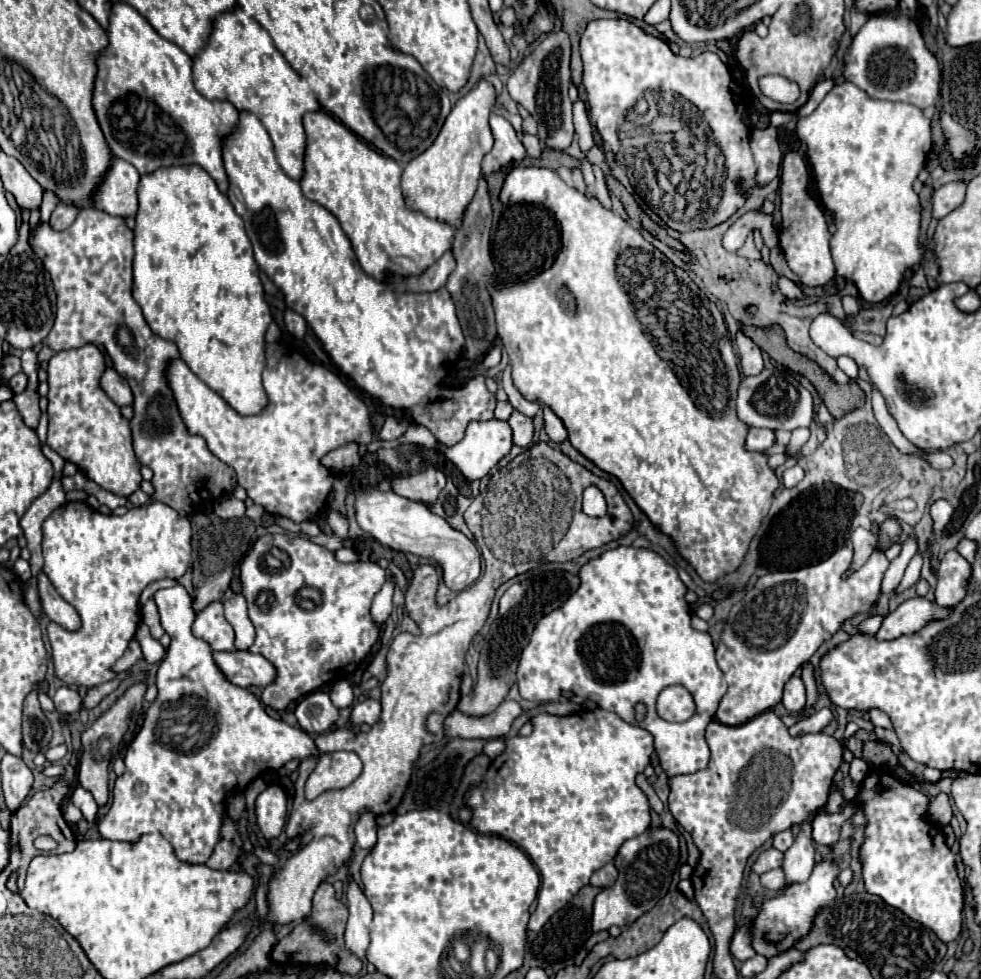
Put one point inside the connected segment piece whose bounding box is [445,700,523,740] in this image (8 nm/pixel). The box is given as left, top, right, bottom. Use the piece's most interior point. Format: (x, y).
(495, 725)

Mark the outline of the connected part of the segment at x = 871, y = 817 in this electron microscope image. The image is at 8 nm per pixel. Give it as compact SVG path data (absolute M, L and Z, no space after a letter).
M873 770L861 784L861 790L857 794L857 804L867 816L865 844L861 848L863 880L867 892L877 894L889 906L903 910L903 914L915 918L915 922L927 926L929 930L935 930L941 942L947 944L955 940L961 934L961 924L963 924L963 886L955 870L955 856L951 854L949 846L945 844L945 838L941 836L943 832L925 818L929 798L923 792L915 790L913 786L901 784L893 776L887 776L887 772Z

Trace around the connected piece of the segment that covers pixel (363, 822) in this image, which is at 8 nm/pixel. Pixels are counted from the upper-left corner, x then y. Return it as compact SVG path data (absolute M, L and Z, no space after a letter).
M365 812L357 826L355 826L355 834L357 834L357 846L359 848L367 848L371 850L377 842L377 824L375 824L375 816L371 812Z

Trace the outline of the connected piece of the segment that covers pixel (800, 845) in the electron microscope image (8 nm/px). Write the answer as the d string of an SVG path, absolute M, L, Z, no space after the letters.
M813 818L803 822L793 846L785 852L783 870L789 884L807 880L815 866L815 844L811 838L811 826L813 826Z

